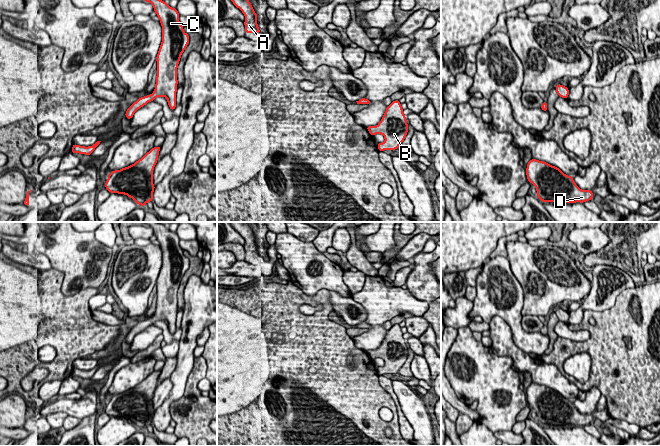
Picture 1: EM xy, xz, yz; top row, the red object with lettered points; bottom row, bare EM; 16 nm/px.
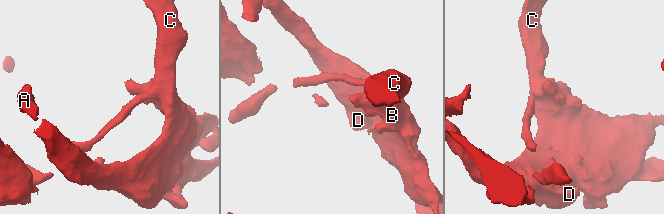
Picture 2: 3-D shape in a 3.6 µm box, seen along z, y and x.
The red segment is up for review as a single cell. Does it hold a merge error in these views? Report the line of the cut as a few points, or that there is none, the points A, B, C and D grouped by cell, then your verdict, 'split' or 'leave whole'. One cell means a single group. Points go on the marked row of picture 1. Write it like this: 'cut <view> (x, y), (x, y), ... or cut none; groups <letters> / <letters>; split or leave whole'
cut none; groups A B C D; leave whole

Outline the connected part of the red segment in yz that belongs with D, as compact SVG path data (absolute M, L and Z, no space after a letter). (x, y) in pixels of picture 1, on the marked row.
M531 159L526 168L527 179L536 187L542 202L584 203L592 200L591 190L580 189L573 176L564 174L558 167L544 161Z

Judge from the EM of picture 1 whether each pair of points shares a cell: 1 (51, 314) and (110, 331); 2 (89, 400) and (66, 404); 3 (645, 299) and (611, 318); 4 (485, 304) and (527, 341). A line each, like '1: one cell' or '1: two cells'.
1: one cell
2: one cell
3: one cell
4: one cell

